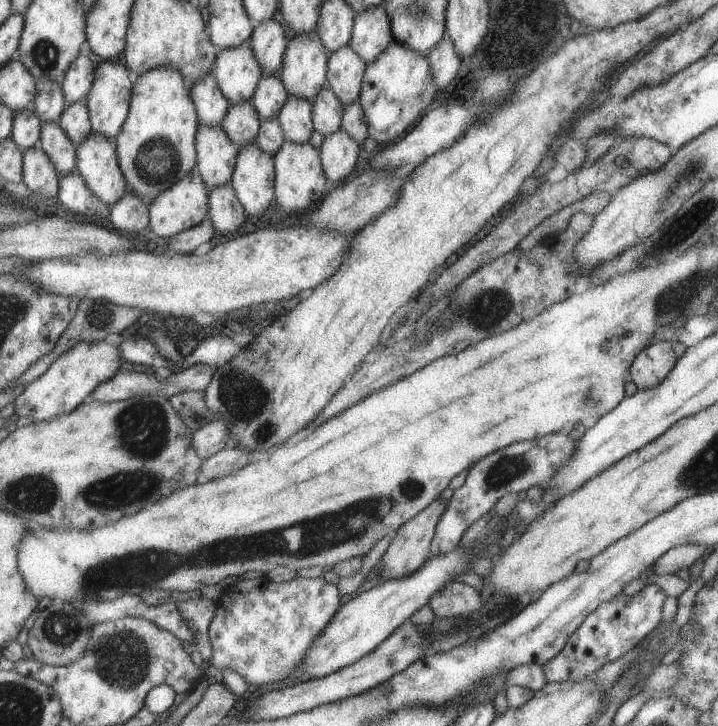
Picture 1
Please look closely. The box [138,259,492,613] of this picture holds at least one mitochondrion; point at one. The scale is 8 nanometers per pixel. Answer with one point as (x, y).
(243, 395)

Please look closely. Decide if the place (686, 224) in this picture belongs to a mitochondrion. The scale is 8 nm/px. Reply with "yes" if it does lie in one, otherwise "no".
yes

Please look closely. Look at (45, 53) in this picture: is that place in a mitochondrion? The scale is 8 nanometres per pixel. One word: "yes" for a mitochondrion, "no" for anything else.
yes

